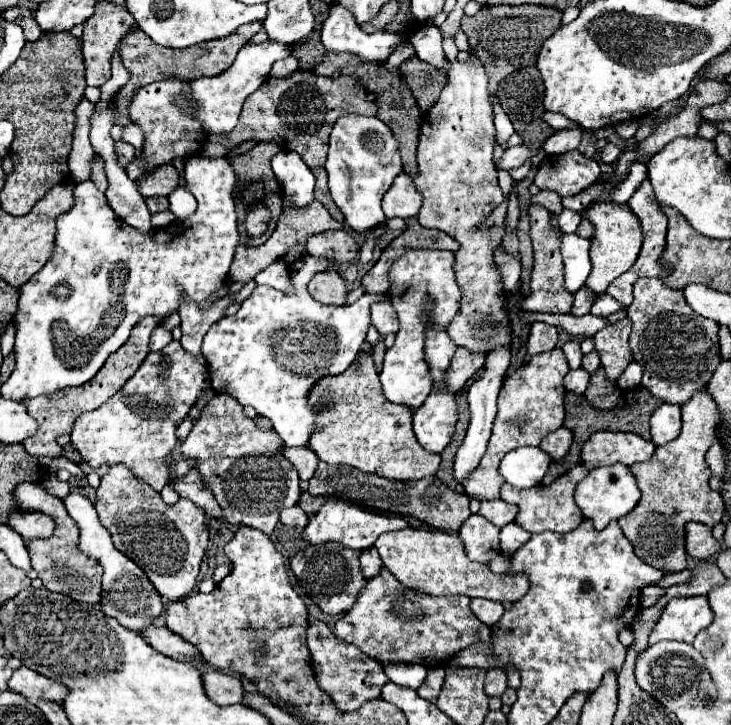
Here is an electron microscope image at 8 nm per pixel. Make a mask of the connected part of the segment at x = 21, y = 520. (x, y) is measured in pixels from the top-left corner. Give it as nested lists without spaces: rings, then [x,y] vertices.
[[[10,512],[6,524],[22,538],[46,538],[54,532],[54,520],[40,512]]]

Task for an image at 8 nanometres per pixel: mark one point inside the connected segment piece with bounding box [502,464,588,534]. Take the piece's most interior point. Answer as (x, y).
(552, 508)

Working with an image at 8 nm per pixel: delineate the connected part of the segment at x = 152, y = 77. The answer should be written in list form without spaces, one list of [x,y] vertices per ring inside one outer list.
[[[252,22],[246,26],[246,34],[242,32],[234,32],[232,36],[220,38],[220,40],[210,40],[204,44],[196,44],[192,48],[184,48],[184,50],[172,50],[172,48],[160,48],[158,44],[154,44],[152,40],[148,40],[148,36],[144,36],[144,32],[134,30],[130,32],[122,44],[120,44],[120,52],[122,52],[122,62],[128,68],[128,72],[132,74],[128,84],[124,84],[124,88],[120,88],[120,92],[116,94],[116,124],[126,126],[130,124],[128,118],[128,104],[132,102],[132,96],[138,88],[152,84],[156,80],[164,80],[164,78],[182,78],[182,80],[196,80],[202,76],[218,76],[220,72],[224,72],[226,68],[232,66],[238,50],[262,28],[262,22]]]

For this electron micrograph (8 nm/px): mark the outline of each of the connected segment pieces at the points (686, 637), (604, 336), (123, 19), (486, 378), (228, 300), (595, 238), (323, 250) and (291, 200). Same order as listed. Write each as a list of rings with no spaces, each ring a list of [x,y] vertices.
[[[707,596],[673,598],[660,612],[656,626],[650,632],[650,644],[656,640],[694,642],[696,634],[712,622]]]
[[[624,318],[616,324],[608,324],[594,336],[596,352],[602,360],[602,368],[606,372],[608,382],[616,382],[620,374],[626,370],[626,366],[634,360],[628,344],[630,330],[632,330],[632,324],[628,318]]]
[[[98,2],[94,16],[84,24],[84,46],[82,46],[82,56],[84,56],[84,66],[86,66],[86,82],[88,86],[102,86],[108,76],[110,76],[110,58],[122,40],[122,36],[132,28],[134,16],[128,12],[128,8],[112,4],[112,2]]]
[[[498,348],[494,352],[490,352],[486,356],[486,364],[484,364],[484,372],[482,376],[478,376],[478,380],[472,382],[472,386],[468,388],[468,404],[470,404],[470,426],[466,432],[466,438],[462,442],[462,446],[458,448],[456,454],[456,464],[454,464],[454,476],[460,482],[462,478],[466,478],[470,472],[474,472],[474,468],[480,464],[484,452],[486,452],[486,444],[490,440],[490,432],[492,432],[492,422],[496,418],[496,398],[502,386],[502,380],[506,376],[506,368],[510,364],[510,350],[508,348]]]
[[[252,280],[238,294],[220,298],[216,304],[212,304],[210,310],[204,310],[204,312],[200,312],[200,308],[196,308],[196,304],[188,304],[188,300],[184,300],[184,304],[180,306],[180,318],[182,318],[182,324],[180,324],[182,340],[180,342],[182,342],[182,348],[194,356],[202,354],[200,346],[202,346],[202,338],[208,332],[208,328],[224,316],[224,310],[228,308],[228,304],[244,302],[244,298],[248,298],[254,288],[256,288],[256,282]]]
[[[596,202],[592,208],[588,208],[588,220],[594,224],[594,234],[590,238],[592,250],[590,250],[590,260],[592,260],[592,272],[586,280],[588,288],[592,288],[596,294],[604,294],[608,284],[616,280],[620,274],[632,268],[632,264],[638,258],[640,246],[642,246],[642,228],[640,222],[636,220],[636,214],[630,210],[628,204],[604,204]]]
[[[330,230],[310,236],[306,240],[306,252],[334,260],[336,264],[348,264],[358,258],[358,244],[346,230]]]
[[[280,150],[272,158],[272,170],[282,186],[284,196],[282,208],[288,206],[306,208],[314,200],[314,174],[296,152]]]

